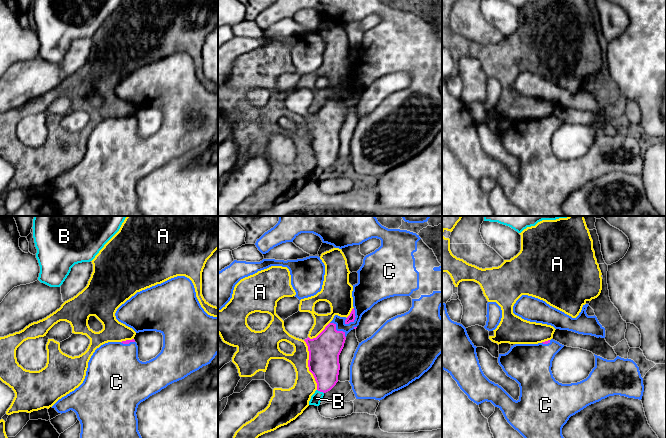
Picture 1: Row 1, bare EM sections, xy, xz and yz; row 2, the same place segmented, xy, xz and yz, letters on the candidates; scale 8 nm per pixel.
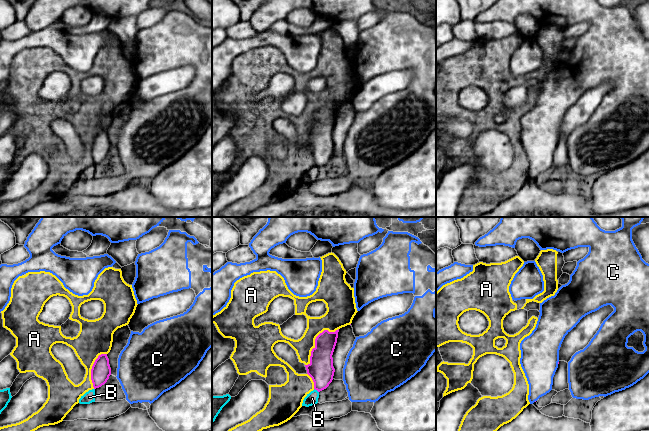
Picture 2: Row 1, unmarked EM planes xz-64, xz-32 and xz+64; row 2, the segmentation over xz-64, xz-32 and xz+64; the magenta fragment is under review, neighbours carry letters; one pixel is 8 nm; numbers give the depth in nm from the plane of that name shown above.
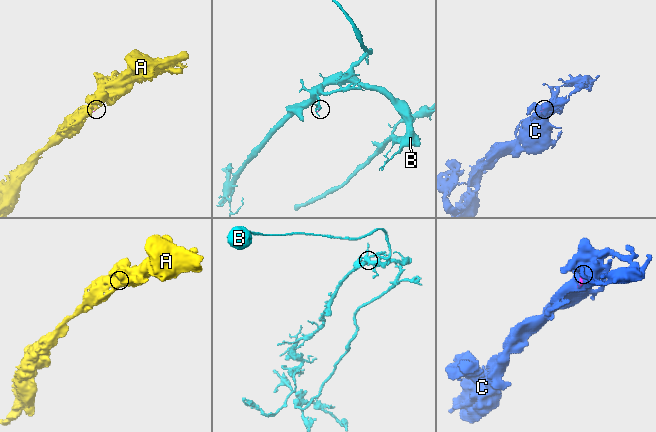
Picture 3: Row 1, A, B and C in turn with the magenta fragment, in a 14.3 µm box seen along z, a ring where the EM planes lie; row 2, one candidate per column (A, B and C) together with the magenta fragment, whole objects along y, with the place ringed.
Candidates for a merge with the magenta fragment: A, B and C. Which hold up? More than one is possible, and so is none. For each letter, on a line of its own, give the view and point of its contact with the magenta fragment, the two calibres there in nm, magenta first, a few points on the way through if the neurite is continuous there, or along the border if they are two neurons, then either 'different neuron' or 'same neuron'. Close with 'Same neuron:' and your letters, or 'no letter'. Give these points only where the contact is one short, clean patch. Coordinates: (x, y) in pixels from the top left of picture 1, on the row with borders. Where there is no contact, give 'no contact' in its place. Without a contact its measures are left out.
A: contact xz (308, 365); calibres 260 and 180 nm; different neuron
B: contact xz (320, 391); calibres 240 and 90 nm; border xz (317, 389), (323, 393); different neuron
C: contact xz (354, 318); calibres 60 and 220 nm; same neuron
Same neuron: C

